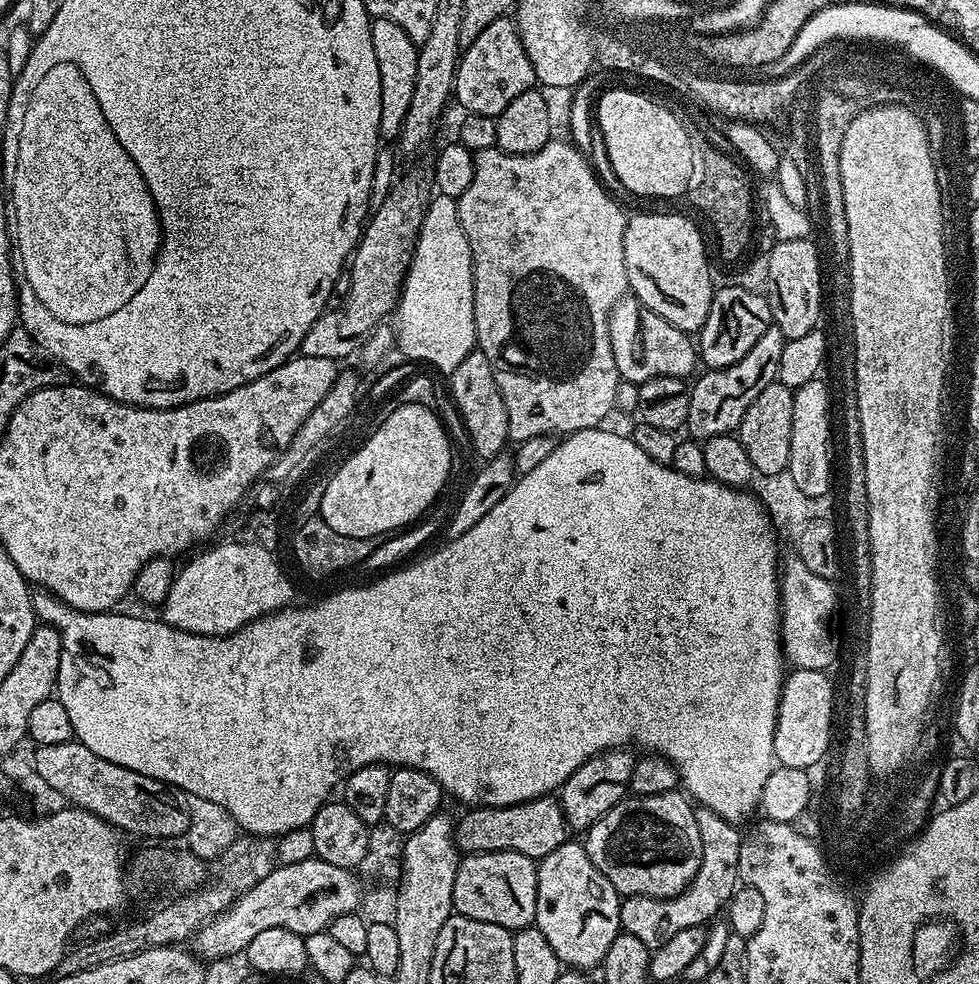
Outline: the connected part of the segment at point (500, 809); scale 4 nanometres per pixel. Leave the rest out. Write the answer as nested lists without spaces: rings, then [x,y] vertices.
[[[555,795],[539,796],[526,802],[518,802],[514,806],[472,806],[461,820],[457,819],[454,824],[456,847],[461,853],[473,852],[513,852],[522,854],[534,861],[541,861],[546,854],[558,850],[558,846],[569,843],[570,829],[559,799]]]

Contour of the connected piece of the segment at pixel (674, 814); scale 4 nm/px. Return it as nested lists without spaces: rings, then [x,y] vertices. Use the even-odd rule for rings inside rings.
[[[677,790],[653,796],[629,795],[609,810],[583,837],[584,849],[590,854],[590,862],[602,870],[602,874],[614,886],[621,897],[653,896],[670,898],[684,891],[698,868],[702,866],[702,834],[698,834],[696,808],[683,791]]]

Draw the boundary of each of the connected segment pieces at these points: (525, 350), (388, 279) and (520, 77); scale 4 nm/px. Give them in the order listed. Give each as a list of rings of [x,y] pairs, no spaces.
[[[559,138],[549,140],[546,146],[542,146],[542,150],[531,152],[523,156],[522,154],[510,154],[509,152],[501,152],[499,148],[487,148],[481,152],[475,153],[476,161],[474,162],[474,179],[471,180],[466,194],[462,194],[456,201],[458,206],[458,218],[462,230],[466,234],[466,242],[470,242],[470,250],[472,251],[472,289],[474,290],[474,326],[476,327],[476,343],[478,351],[486,354],[486,358],[490,358],[490,366],[496,374],[496,384],[500,388],[502,398],[506,402],[506,414],[508,415],[508,439],[512,442],[519,442],[526,438],[538,438],[539,436],[551,436],[553,434],[571,434],[573,432],[581,432],[587,428],[598,428],[605,423],[611,412],[616,408],[616,395],[618,394],[618,386],[621,384],[620,371],[614,362],[614,350],[610,346],[610,318],[612,317],[612,307],[626,295],[629,291],[628,275],[626,274],[626,254],[624,253],[624,231],[628,225],[628,216],[623,212],[624,208],[612,199],[608,189],[604,187],[597,177],[597,173],[593,171],[593,167],[589,161],[589,157],[579,152],[572,144],[563,144]]]
[[[412,168],[408,173],[401,175],[393,183],[390,194],[386,194],[386,202],[378,206],[369,215],[360,234],[360,240],[356,243],[356,250],[350,257],[350,271],[347,273],[348,290],[343,293],[340,305],[329,307],[306,330],[306,338],[302,338],[300,343],[299,355],[309,356],[310,358],[330,358],[337,362],[343,362],[348,355],[355,353],[368,333],[375,328],[381,327],[385,323],[384,318],[393,313],[400,294],[404,286],[404,277],[408,275],[408,264],[412,261],[412,251],[416,248],[416,238],[420,235],[422,218],[428,209],[428,203],[434,195],[434,181],[432,178],[432,168]]]
[[[501,18],[490,22],[490,26],[463,49],[456,66],[454,100],[465,108],[465,113],[497,117],[518,94],[529,91],[535,84],[534,66],[530,66],[530,58],[526,58],[515,19]]]

